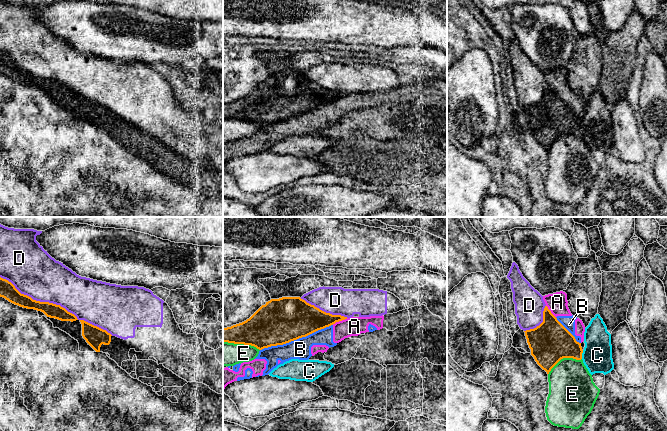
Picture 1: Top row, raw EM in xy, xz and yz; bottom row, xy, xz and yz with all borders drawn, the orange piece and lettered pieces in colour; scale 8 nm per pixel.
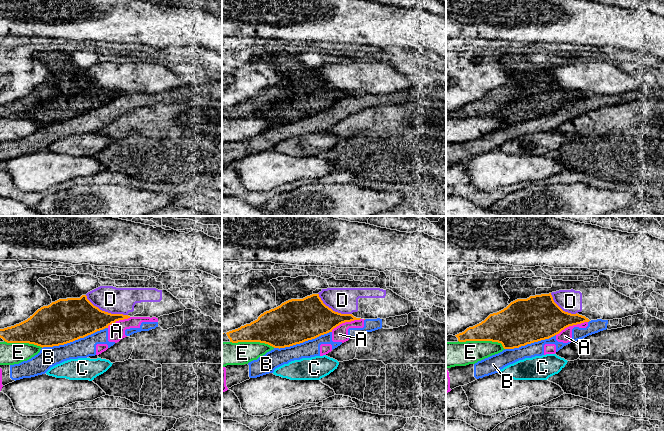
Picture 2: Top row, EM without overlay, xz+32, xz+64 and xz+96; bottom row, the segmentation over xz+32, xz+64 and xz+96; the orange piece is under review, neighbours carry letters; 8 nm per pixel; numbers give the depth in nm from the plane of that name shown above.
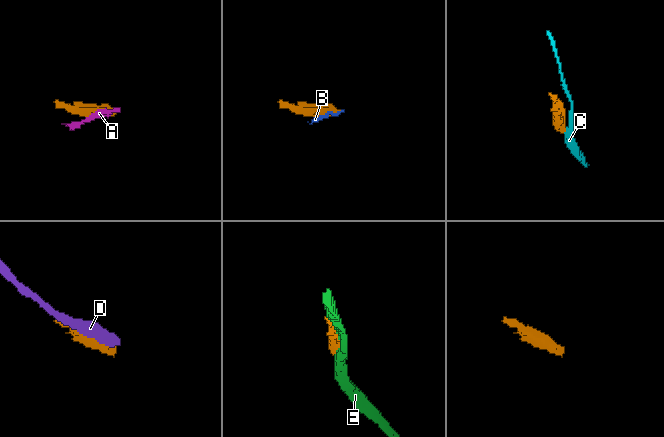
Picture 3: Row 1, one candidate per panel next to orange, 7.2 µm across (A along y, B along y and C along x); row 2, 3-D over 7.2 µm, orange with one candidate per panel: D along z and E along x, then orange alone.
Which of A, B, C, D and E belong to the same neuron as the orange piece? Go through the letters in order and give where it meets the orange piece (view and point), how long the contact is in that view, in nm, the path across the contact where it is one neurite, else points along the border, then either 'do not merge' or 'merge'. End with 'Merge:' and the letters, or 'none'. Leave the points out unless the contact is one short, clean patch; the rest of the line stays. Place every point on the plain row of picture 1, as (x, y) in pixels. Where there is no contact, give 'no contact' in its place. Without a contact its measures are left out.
A: contact xz (339, 96); length 140 nm; do not merge
B: contact xz (296, 115); length 600 nm; do not merge
C: contact yz (581, 130); length 70 nm; border yz (583, 126), (581, 134); do not merge
D: contact xy (39, 77); length 700 nm; do not merge
E: contact xz (241, 119); length 300 nm; do not merge
Merge: none

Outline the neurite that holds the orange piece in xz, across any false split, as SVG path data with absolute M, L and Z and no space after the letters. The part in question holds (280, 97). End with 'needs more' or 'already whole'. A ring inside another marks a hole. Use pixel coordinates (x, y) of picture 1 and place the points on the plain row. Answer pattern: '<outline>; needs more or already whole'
M300 73L271 75L246 97L223 104L223 118L251 121L262 126L306 113L345 95L347 93L326 89Z; already whole

